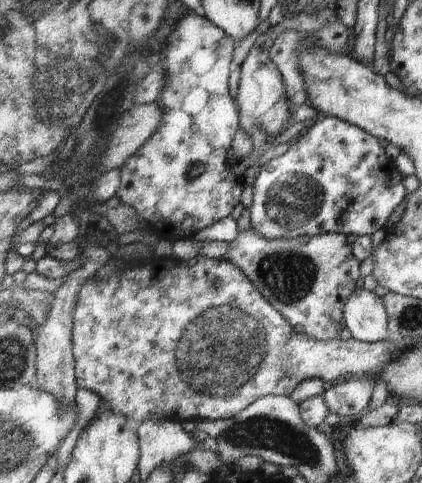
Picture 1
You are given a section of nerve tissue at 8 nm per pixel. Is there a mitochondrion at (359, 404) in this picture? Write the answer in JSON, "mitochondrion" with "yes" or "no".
{"mitochondrion":"no"}

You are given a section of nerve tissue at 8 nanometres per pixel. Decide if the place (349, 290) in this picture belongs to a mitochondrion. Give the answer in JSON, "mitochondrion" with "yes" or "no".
{"mitochondrion":"no"}

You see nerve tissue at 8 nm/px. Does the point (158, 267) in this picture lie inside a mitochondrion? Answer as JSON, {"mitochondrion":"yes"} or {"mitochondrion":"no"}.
{"mitochondrion":"no"}

